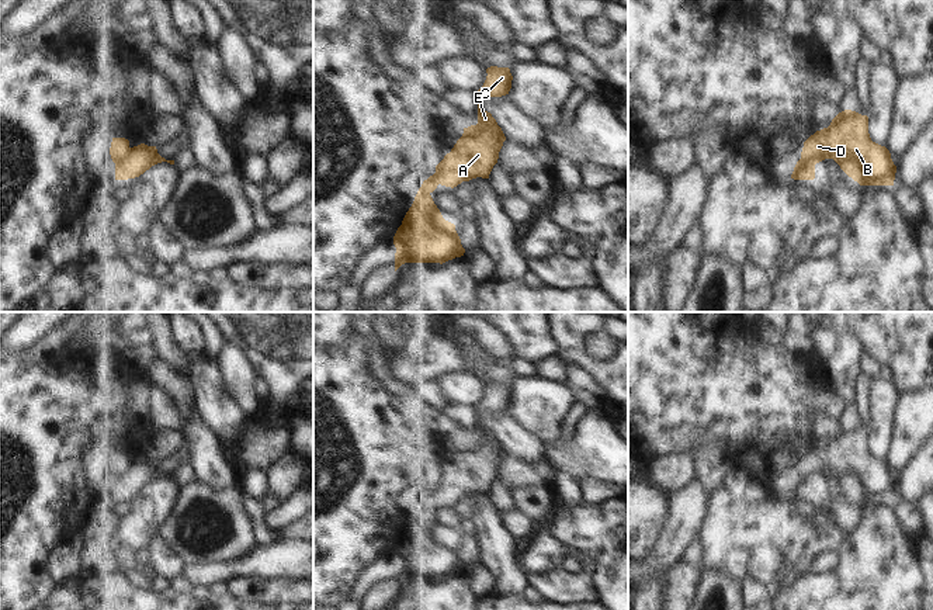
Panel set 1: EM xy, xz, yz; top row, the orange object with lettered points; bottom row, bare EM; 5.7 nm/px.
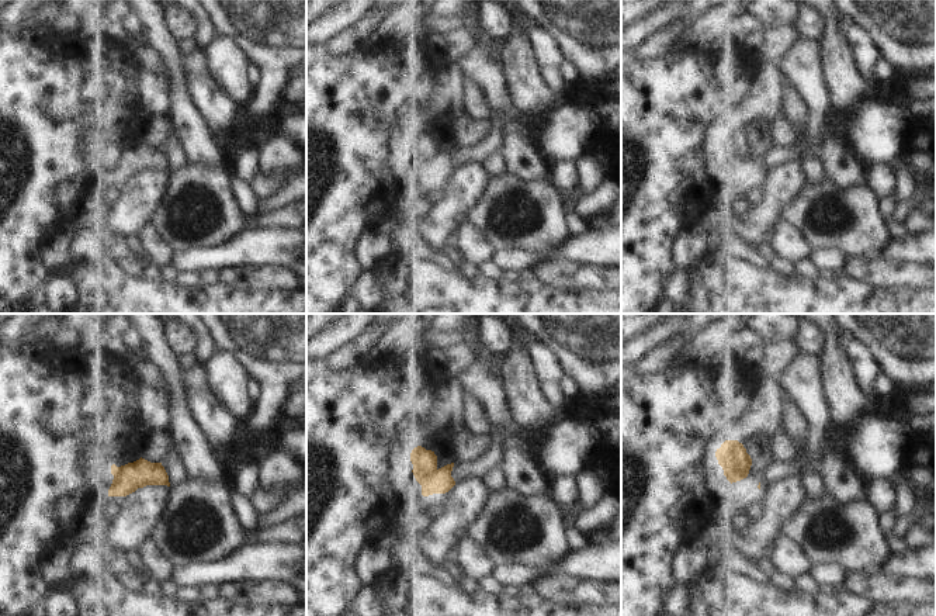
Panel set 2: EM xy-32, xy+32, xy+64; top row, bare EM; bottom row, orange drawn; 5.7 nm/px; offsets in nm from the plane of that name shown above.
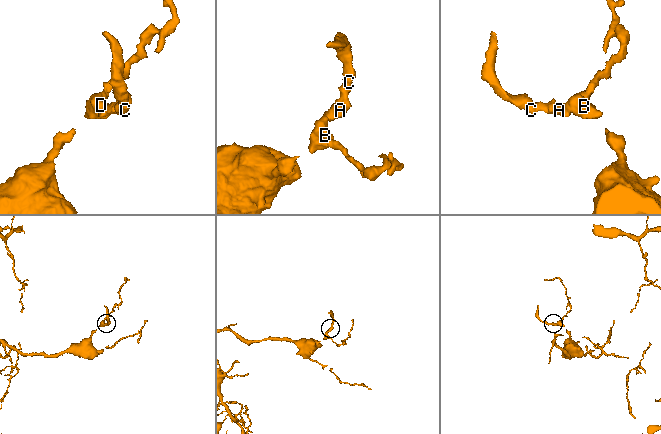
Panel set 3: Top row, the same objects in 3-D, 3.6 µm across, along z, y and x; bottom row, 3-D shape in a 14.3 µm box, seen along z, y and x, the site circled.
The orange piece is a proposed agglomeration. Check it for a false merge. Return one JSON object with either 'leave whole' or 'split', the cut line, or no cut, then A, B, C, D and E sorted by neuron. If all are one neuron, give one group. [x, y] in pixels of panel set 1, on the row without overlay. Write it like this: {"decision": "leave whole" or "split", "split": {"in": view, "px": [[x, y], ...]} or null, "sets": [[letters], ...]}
{"decision": "split", "split": {"in": "xy", "px": [[131, 463], [115, 481]]}, "sets": [["A", "C", "E"], ["B", "D"]]}

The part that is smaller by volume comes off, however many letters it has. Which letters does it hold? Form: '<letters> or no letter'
A, C, E

